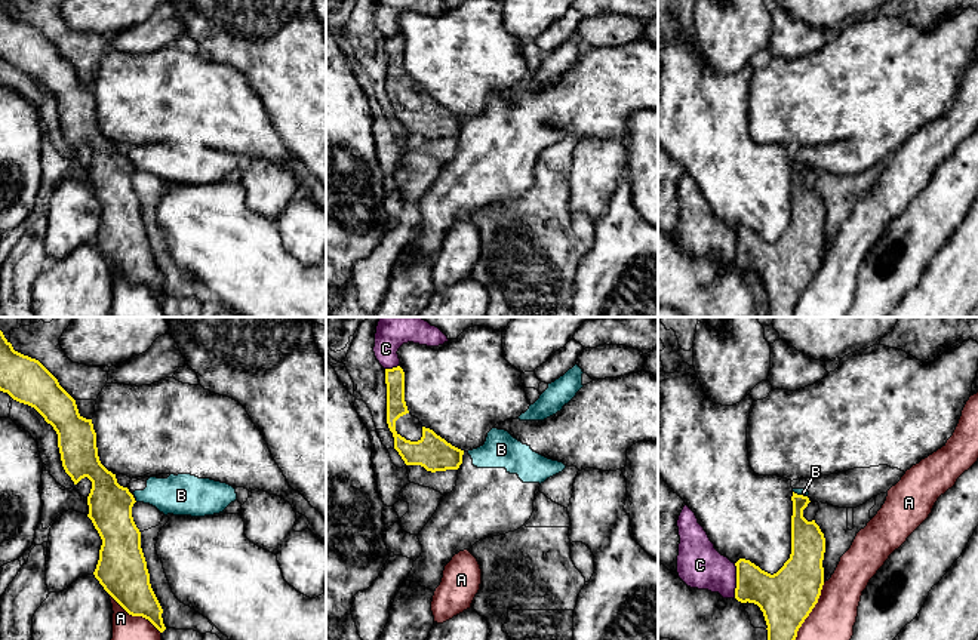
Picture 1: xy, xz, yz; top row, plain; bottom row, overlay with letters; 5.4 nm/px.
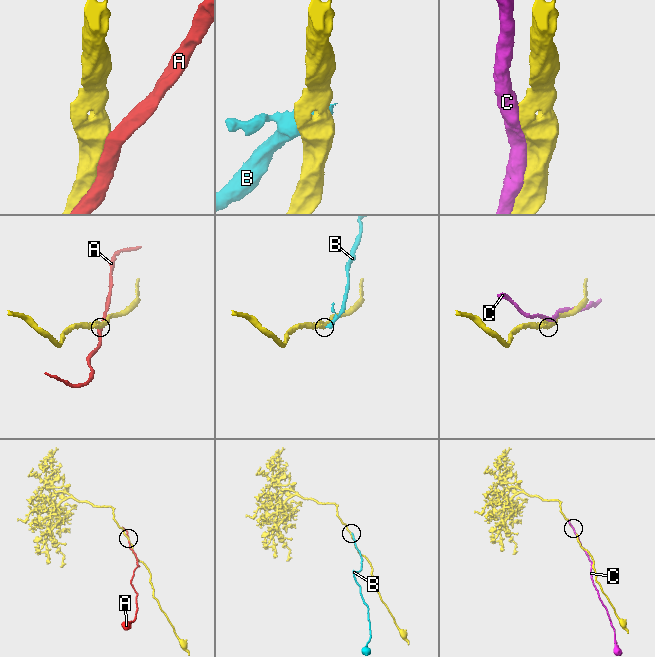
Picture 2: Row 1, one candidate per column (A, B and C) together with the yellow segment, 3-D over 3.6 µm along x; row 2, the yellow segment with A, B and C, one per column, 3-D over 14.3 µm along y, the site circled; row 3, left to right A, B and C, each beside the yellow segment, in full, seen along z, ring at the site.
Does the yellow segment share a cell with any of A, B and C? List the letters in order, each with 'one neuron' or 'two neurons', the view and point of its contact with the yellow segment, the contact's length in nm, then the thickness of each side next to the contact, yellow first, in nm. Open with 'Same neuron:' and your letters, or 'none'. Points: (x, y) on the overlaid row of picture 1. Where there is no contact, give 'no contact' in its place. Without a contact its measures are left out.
Same neuron: none
A: two neurons; meets yellow in yz at (811, 611); contact 360 nm long; 300 nm thick on the yellow side, 240 nm on the other
B: two neurons; meets yellow in yz at (800, 495); contact 90 nm long; 180 nm thick on the yellow side, 40 nm on the other
C: two neurons; meets yellow in yz at (737, 581); contact 190 nm long; 260 nm thick on the yellow side, 240 nm on the other

